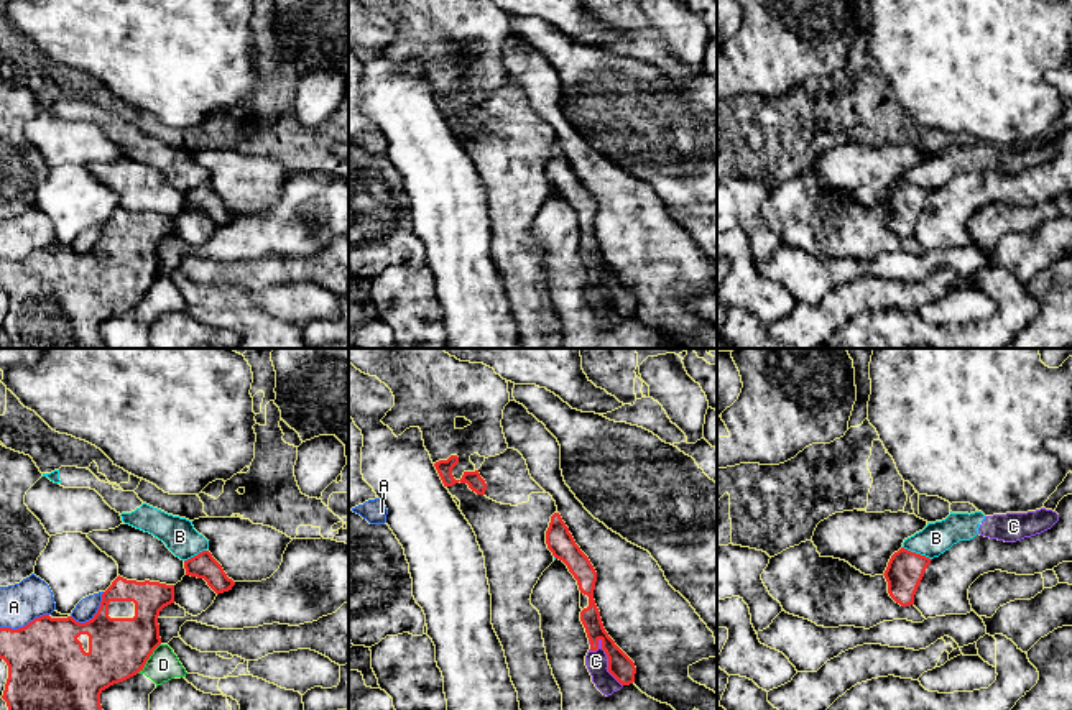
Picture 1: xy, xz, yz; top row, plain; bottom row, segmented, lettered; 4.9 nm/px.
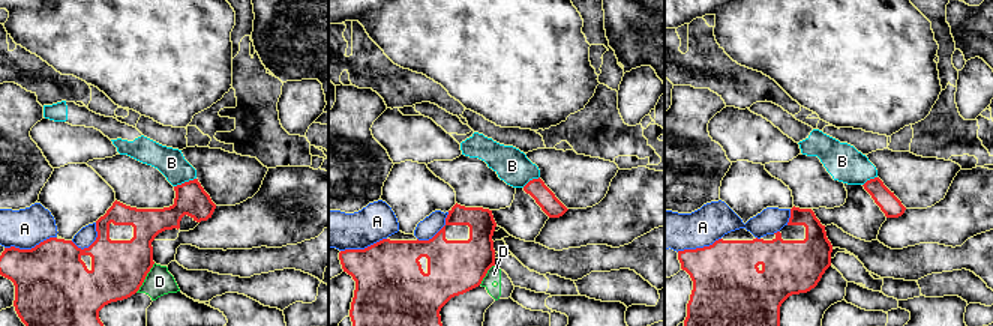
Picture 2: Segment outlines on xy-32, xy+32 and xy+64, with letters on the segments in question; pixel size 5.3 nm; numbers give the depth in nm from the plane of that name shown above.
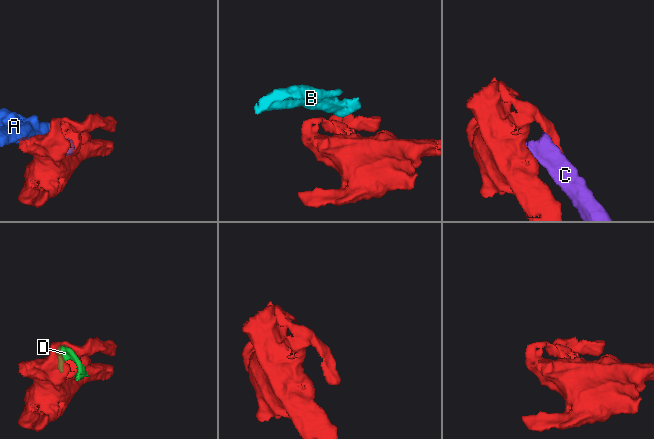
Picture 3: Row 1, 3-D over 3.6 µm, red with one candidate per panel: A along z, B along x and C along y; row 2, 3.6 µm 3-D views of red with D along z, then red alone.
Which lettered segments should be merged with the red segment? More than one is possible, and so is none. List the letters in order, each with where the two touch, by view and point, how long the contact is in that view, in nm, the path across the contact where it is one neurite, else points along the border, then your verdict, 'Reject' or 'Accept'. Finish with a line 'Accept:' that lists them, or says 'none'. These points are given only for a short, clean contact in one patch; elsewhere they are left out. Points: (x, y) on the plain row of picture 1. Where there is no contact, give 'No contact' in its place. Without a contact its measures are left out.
A: Touches red at xy (23, 258). Shared border 260 nm. Reject
B: Touches red at yz (918, 186). Shared border 160 nm. Boundary: yz (903, 178), (931, 191). Reject
C: Touches red at xz (609, 295). Shared border 260 nm. Boundary: xz (599, 270), (599, 278), (607, 290), (607, 303), (622, 318). Reject
D: Touches red at xy (148, 290). Shared border 190 nm. Reject
Accept: none

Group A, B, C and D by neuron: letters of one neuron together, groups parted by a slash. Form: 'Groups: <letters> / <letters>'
Groups: A / B C / D

